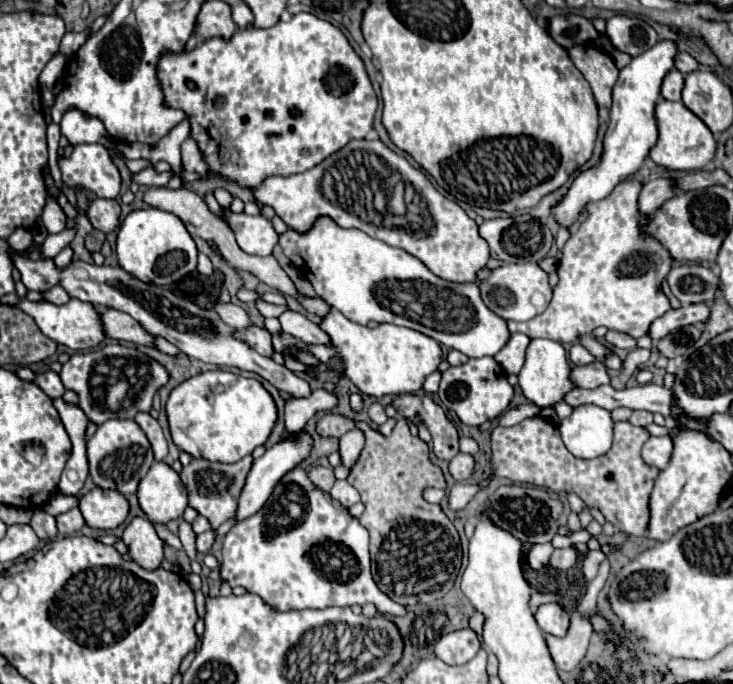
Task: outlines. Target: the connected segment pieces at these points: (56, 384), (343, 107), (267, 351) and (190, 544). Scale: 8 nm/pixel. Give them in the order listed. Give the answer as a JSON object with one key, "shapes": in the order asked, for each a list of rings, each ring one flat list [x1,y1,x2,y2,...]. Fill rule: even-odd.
{"shapes":[[[48,370,48,372,44,372,44,374,38,374,38,376,34,378,34,382,36,382,46,394,64,394,64,392,66,392,60,376,58,376,56,372,52,372,52,370]],[[306,12,292,16,290,22,280,20,272,28,258,30,246,26,230,40,212,38,202,42,194,52,164,56,160,60,160,82,164,84,168,104,190,116,190,134,196,138,210,170,242,188,254,188,272,174,306,172,350,140,366,138,378,110,378,98,364,64,346,36,330,22],[334,68,340,68,342,76,332,74,328,78,328,70]],[[250,326,246,330,238,330,236,336,240,336,242,340,246,340,256,352,260,352,262,356,270,356,272,354,272,336,268,330,260,328,260,326]],[[182,520,182,522,180,522,180,532,178,532,178,536,180,536,180,540,182,540,182,546,184,546,188,558,194,560,194,558,196,558,196,546,194,546,196,534,192,532,192,526]]]}

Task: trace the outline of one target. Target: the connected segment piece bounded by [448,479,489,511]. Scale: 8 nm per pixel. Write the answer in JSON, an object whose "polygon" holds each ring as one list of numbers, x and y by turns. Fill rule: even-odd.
{"polygon":[[489,479,480,484,455,485,448,493,449,508,455,511,463,509,473,496,480,490,488,487]]}

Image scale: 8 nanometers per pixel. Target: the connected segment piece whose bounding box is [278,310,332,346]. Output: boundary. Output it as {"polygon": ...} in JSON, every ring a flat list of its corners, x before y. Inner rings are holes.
{"polygon":[[284,312,278,316,280,324,282,324,282,332,306,342,306,344,322,344,322,346,330,346,332,340,330,336,314,322,310,322,304,314,298,312]]}

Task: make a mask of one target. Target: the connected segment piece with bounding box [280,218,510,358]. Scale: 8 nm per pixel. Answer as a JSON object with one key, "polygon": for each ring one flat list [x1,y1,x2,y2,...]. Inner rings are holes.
{"polygon":[[328,218,316,220,314,228,306,234,298,234,288,230,280,236,280,246,284,254,292,260,292,264,314,284,316,294,332,308,340,310,346,318,356,324,366,326,370,320,374,322,388,322,396,326,406,326,416,332,422,332,434,338,438,344,460,350,468,358,482,358,482,356,496,356,506,342,510,340,510,330,504,318,496,316,480,298,478,286,474,282,448,282,432,274,418,258,408,254,402,248,388,246,378,238,370,238,360,230,344,230]]}

